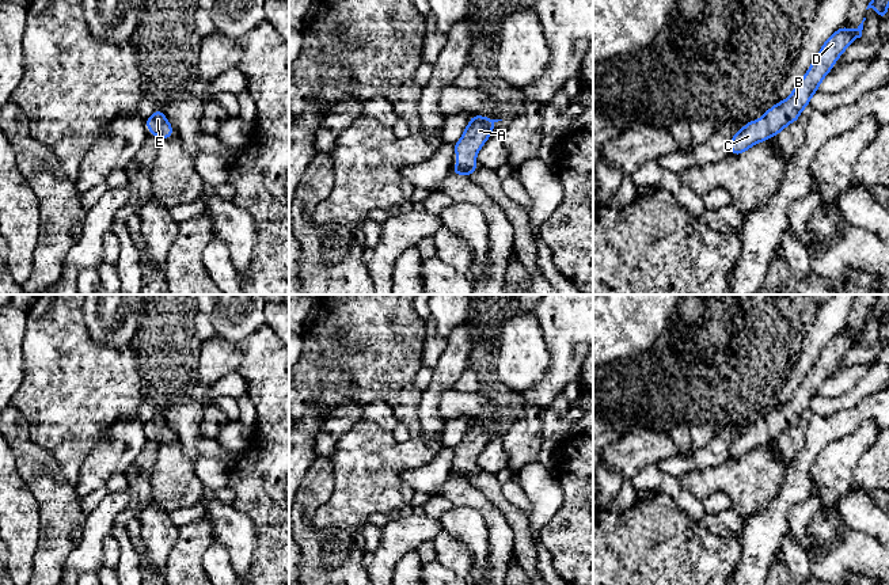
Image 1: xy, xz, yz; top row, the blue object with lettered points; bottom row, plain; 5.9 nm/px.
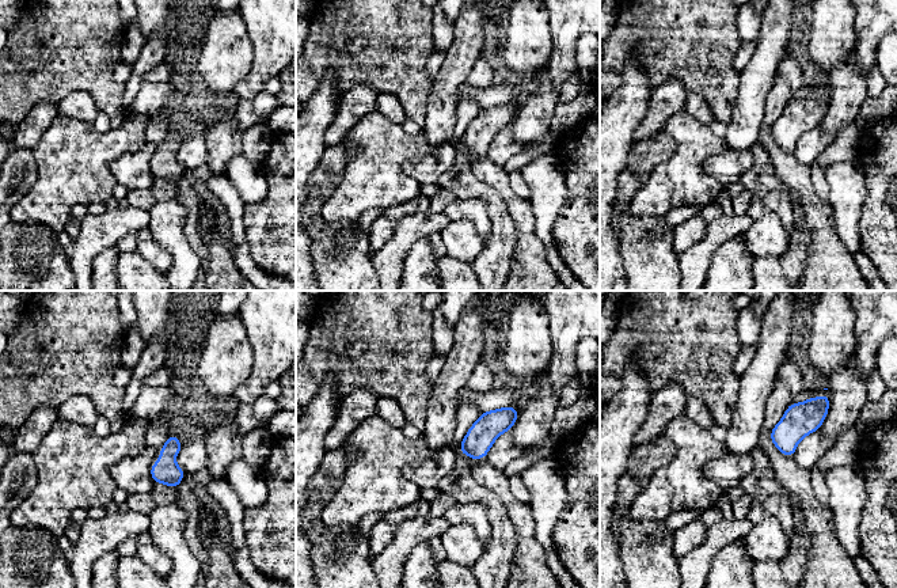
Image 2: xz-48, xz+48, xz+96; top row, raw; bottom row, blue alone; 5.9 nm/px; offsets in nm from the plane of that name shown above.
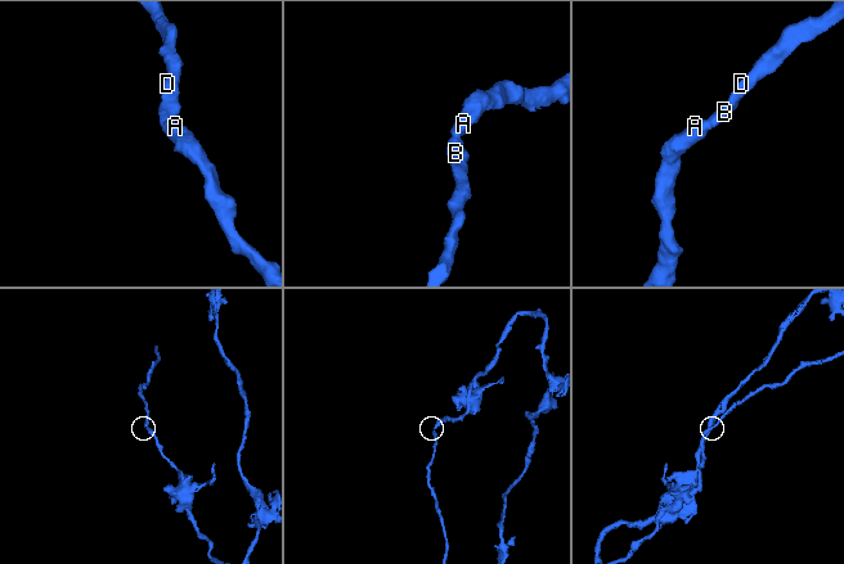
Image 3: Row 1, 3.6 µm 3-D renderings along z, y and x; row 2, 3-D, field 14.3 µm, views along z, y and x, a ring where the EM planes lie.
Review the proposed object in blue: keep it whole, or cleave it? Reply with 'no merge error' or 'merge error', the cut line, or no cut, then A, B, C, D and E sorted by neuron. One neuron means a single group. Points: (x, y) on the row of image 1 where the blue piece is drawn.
no merge error | no cut | A B C D E

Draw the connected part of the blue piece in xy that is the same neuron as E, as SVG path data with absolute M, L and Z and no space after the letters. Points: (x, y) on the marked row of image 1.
M156 110L147 121L149 133L153 133L157 140L168 138L174 134L174 129L164 117L164 111Z

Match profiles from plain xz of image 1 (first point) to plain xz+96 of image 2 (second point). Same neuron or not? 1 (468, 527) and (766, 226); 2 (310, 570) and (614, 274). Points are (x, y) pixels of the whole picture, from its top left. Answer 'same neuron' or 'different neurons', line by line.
1: different neurons
2: different neurons

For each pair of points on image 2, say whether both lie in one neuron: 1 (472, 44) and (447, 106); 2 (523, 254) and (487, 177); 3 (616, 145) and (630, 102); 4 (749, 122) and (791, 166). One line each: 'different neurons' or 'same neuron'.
1: same neuron
2: same neuron
3: same neuron
4: different neurons

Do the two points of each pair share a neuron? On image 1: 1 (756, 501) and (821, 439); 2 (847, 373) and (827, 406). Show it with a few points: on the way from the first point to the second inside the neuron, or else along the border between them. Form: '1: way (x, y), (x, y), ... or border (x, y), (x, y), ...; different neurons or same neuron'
1: border (787, 463), (781, 489), (768, 504); different neurons
2: border (859, 379), (854, 386), (835, 397), (819, 395); different neurons

